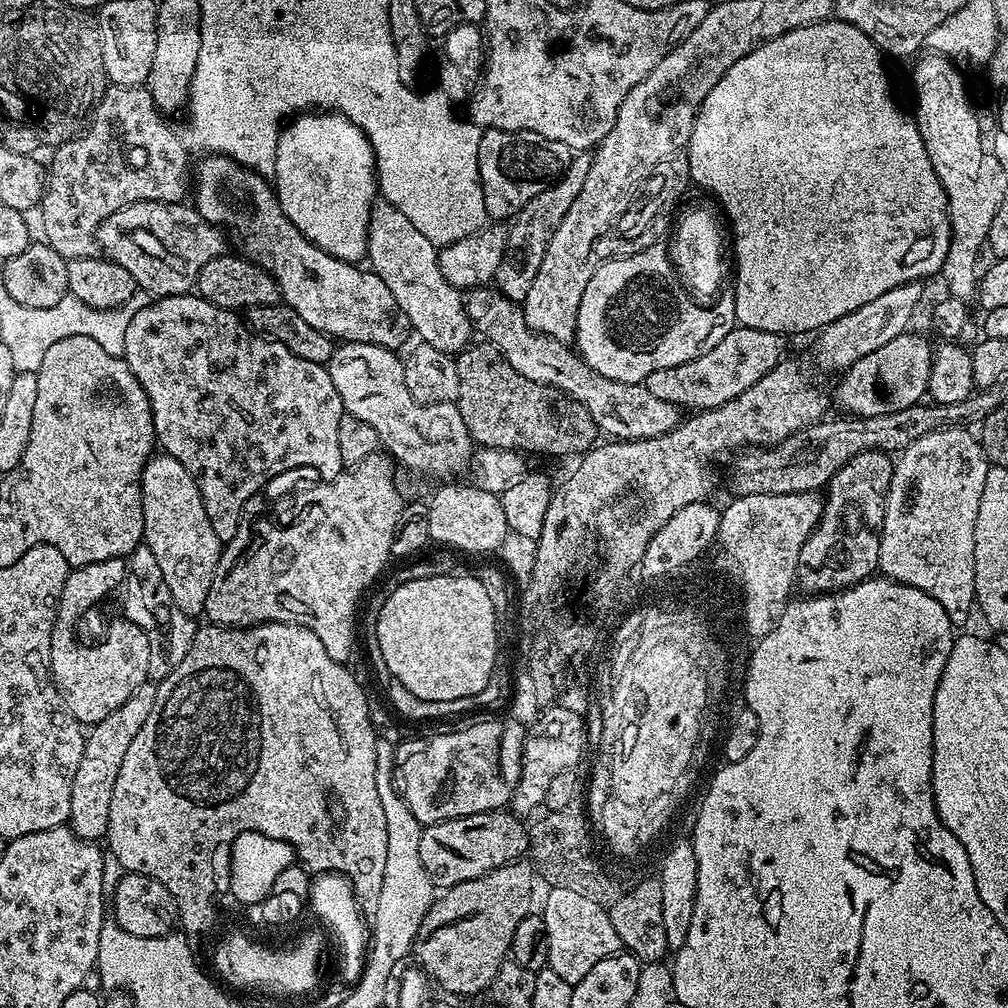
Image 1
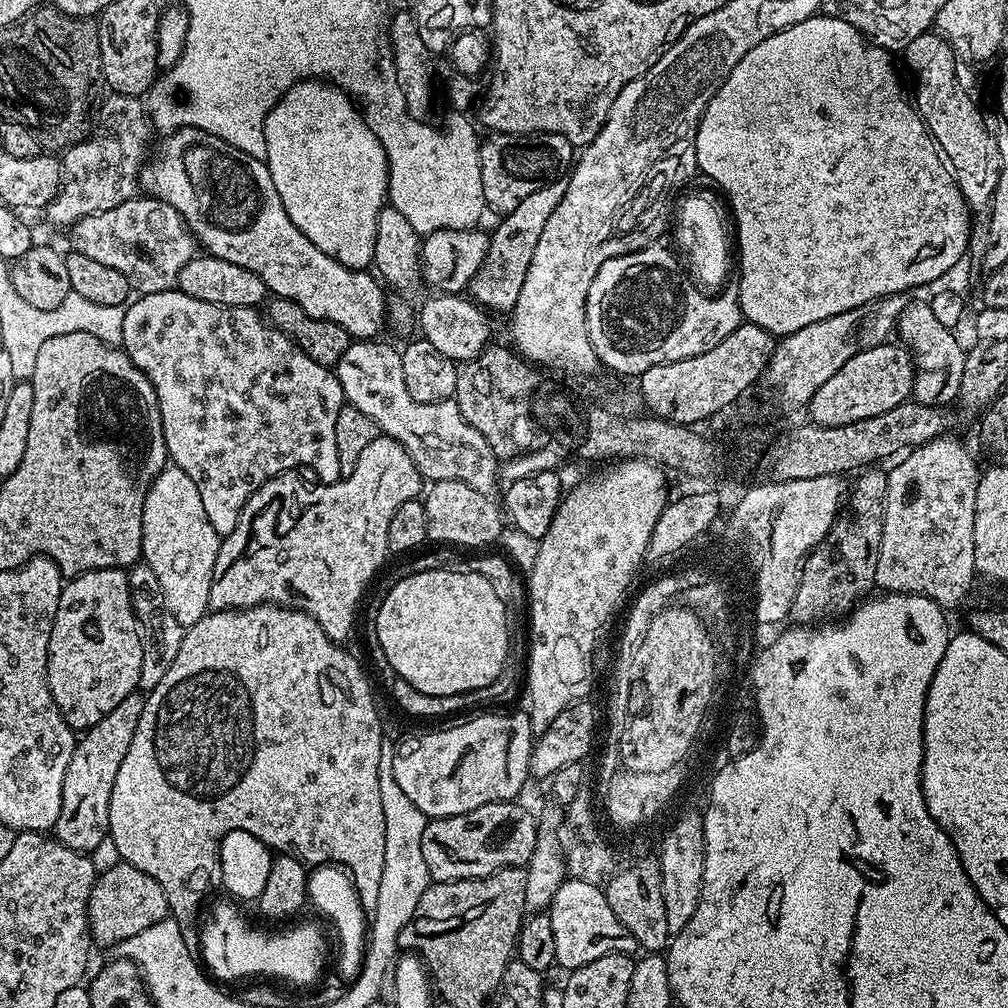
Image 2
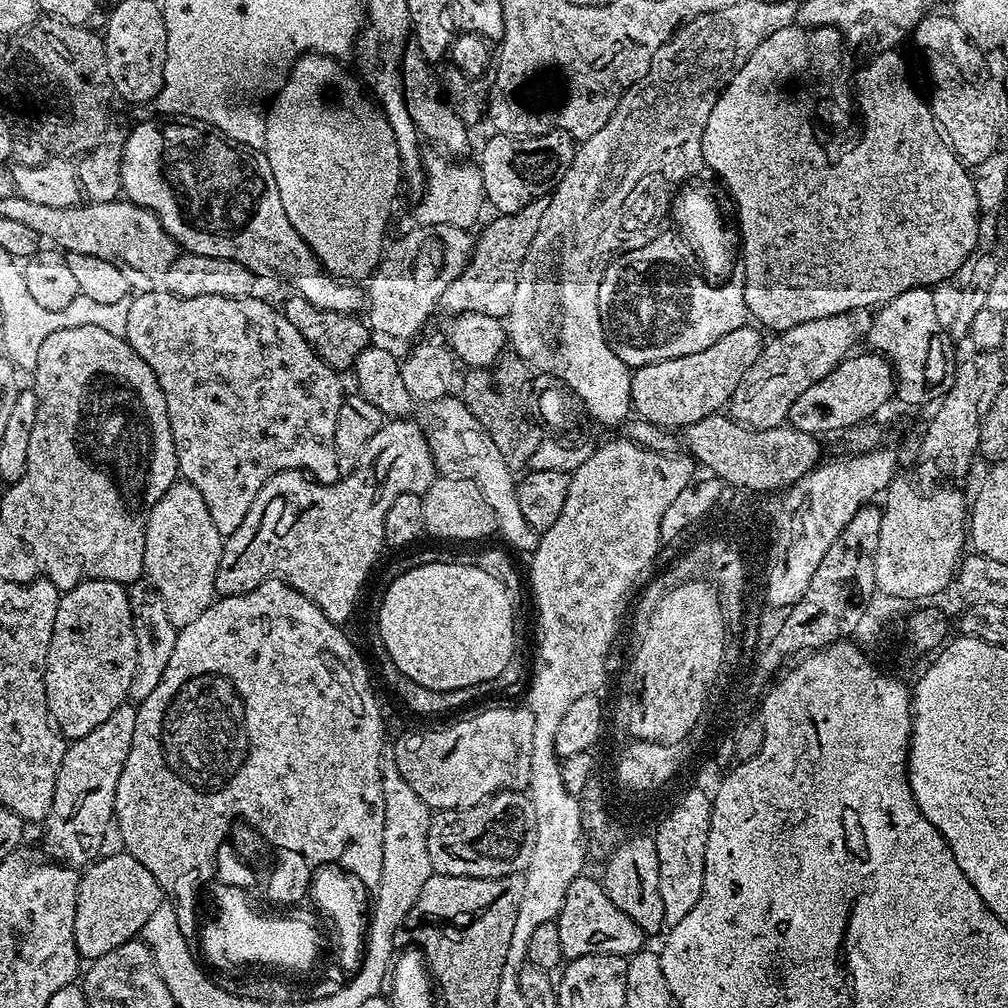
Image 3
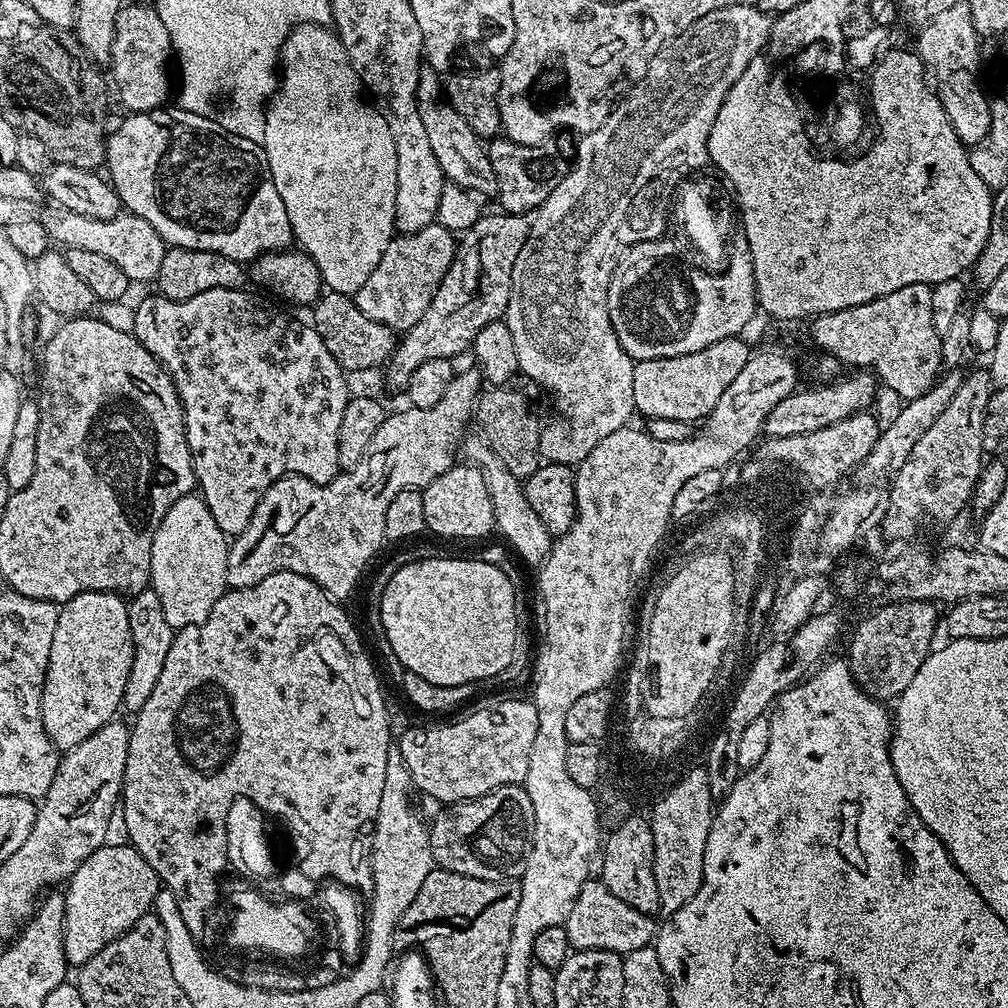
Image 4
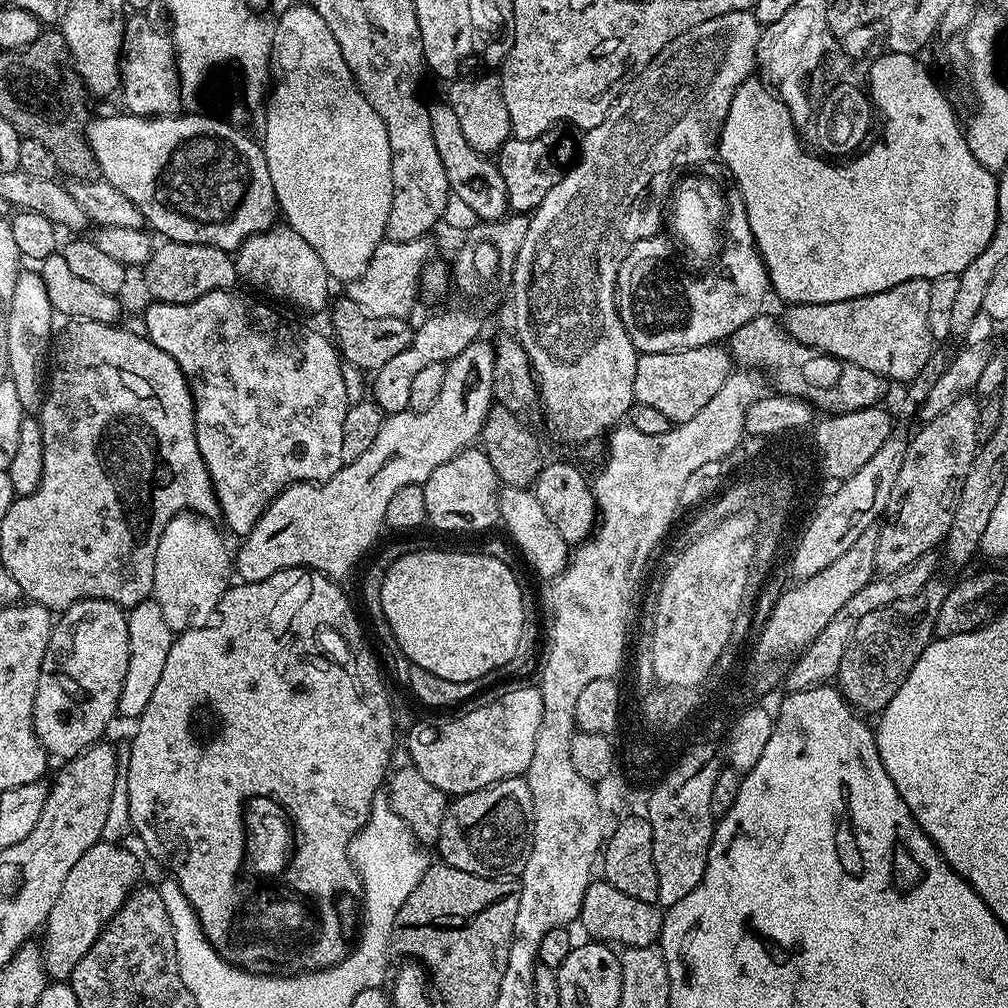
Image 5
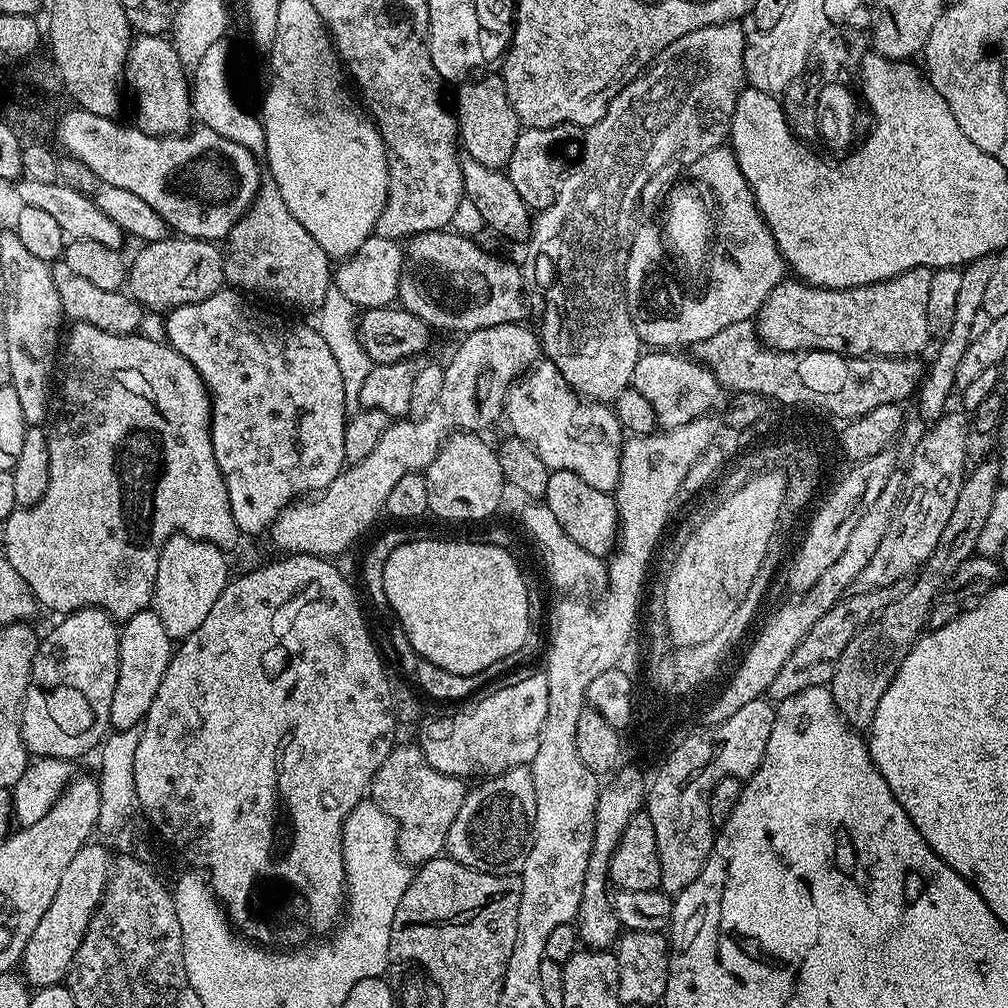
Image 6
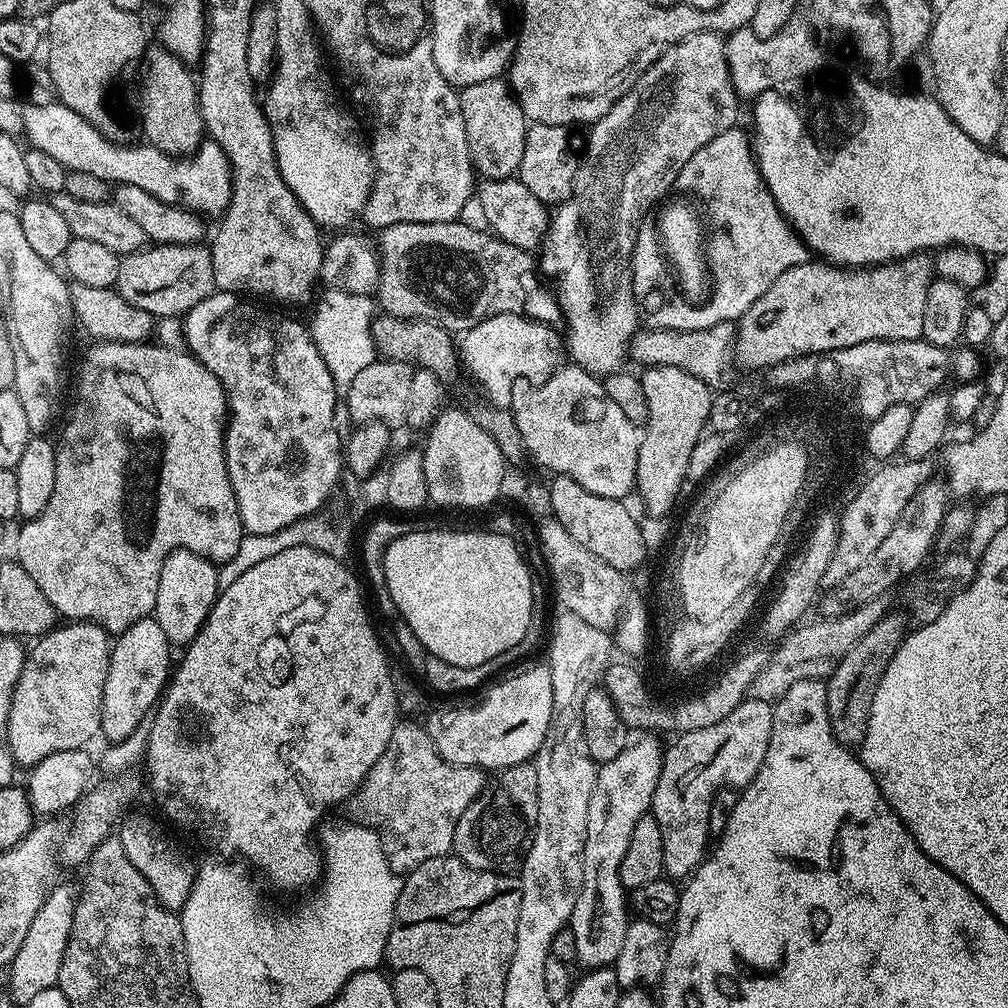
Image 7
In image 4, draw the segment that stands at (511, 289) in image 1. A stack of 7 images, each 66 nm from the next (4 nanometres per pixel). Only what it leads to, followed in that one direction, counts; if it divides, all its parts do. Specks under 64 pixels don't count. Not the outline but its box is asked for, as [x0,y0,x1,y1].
[386,215,533,389]

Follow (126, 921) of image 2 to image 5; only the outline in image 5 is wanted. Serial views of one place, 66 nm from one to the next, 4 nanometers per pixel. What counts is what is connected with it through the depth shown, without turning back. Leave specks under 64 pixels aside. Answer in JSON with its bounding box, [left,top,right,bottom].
[42,842,140,982]

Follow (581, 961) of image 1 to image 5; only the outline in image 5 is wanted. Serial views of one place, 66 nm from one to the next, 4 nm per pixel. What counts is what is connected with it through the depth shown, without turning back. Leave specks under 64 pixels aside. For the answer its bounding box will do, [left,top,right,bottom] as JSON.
[579,878,664,948]

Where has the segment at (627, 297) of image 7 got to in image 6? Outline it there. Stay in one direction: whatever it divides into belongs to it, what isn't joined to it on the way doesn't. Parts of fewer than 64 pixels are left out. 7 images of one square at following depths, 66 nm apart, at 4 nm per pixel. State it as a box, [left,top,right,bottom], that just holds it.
[530,23,746,402]

